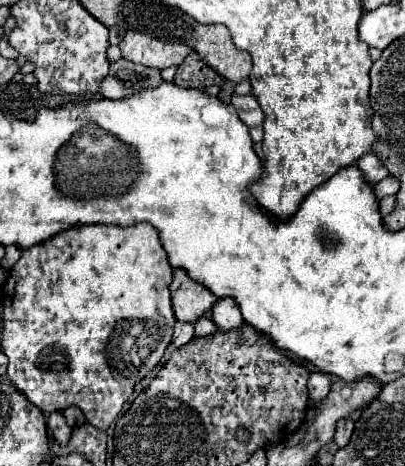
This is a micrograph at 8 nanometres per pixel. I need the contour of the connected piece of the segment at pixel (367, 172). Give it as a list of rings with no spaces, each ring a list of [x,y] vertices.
[[[368,153],[368,155],[364,155],[360,161],[358,161],[358,167],[360,167],[360,171],[364,173],[364,177],[372,183],[372,185],[376,185],[378,181],[382,181],[388,173],[386,173],[386,167],[382,165],[382,161],[374,155],[374,153]]]

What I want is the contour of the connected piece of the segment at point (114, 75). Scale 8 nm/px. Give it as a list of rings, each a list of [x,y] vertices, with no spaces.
[[[118,59],[110,65],[110,73],[102,79],[100,93],[106,99],[122,99],[160,83],[162,77],[158,69],[148,69],[144,65],[134,65],[126,59]]]

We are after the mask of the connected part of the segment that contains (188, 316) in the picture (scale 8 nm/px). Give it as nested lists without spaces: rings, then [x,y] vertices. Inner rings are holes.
[[[182,269],[174,271],[170,293],[172,293],[172,309],[174,309],[176,321],[194,323],[216,303],[216,295],[210,293],[198,281],[190,279]]]

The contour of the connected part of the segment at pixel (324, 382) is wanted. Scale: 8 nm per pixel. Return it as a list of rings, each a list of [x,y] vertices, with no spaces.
[[[312,373],[310,383],[310,405],[316,405],[330,393],[330,379],[324,373]]]

